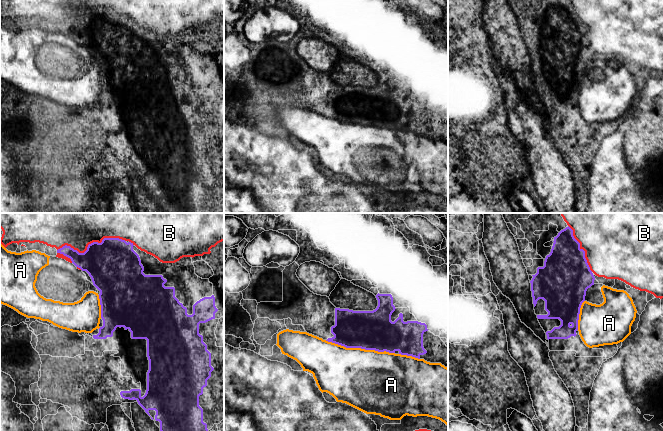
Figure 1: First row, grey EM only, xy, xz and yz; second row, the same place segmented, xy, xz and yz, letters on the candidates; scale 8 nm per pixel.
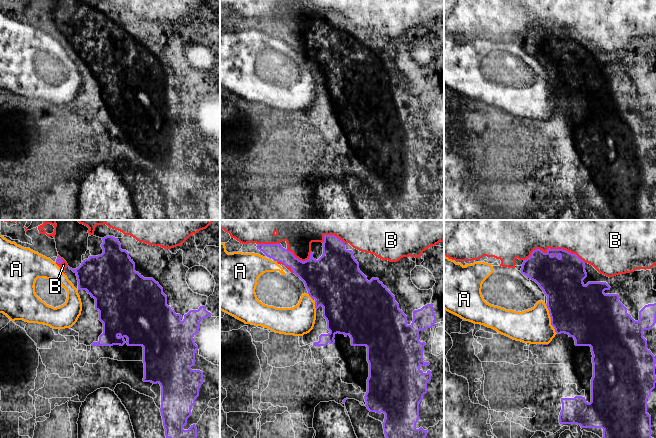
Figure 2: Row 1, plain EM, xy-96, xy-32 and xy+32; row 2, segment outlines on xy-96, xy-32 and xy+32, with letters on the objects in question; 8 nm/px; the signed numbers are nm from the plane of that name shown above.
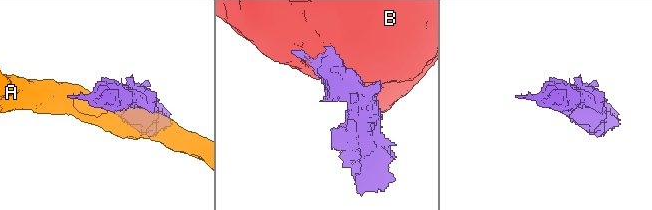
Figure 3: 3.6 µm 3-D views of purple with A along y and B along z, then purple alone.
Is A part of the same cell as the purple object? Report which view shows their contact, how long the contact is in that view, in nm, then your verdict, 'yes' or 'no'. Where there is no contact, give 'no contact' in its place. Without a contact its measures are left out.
xz | 550 nm | no

